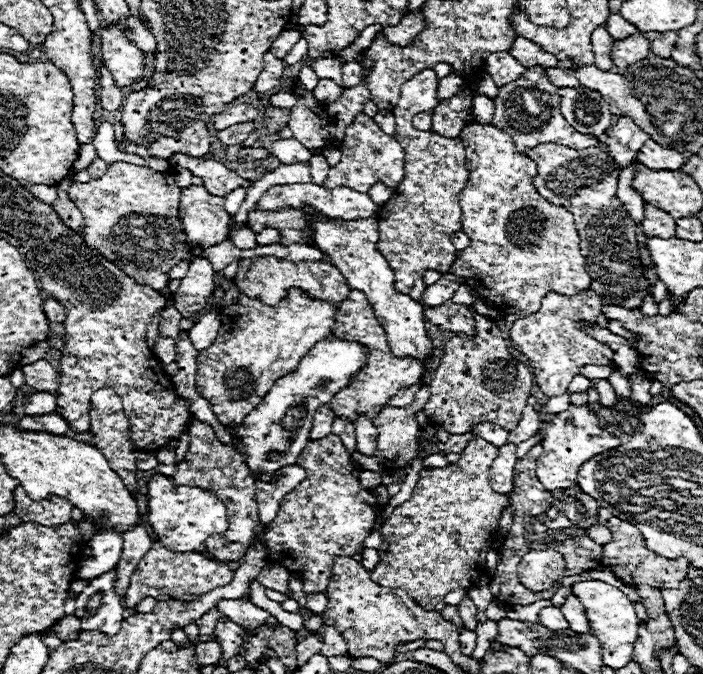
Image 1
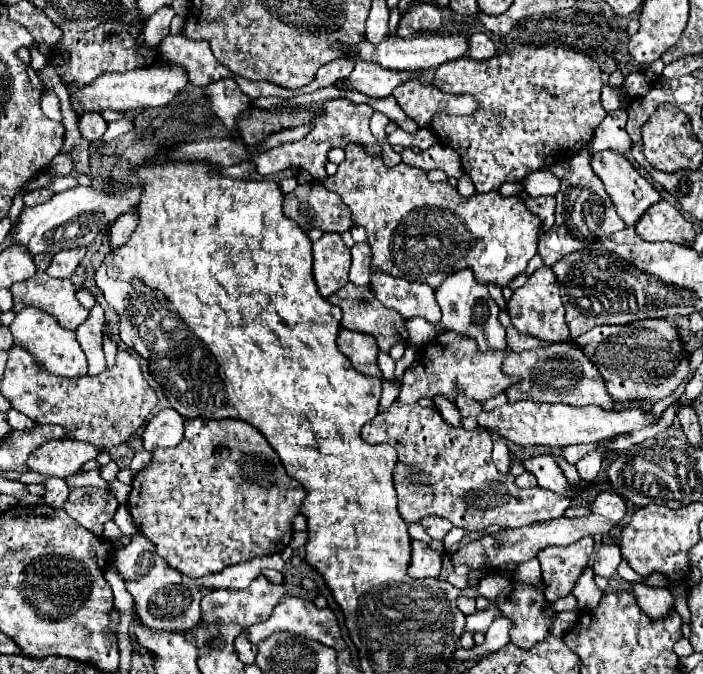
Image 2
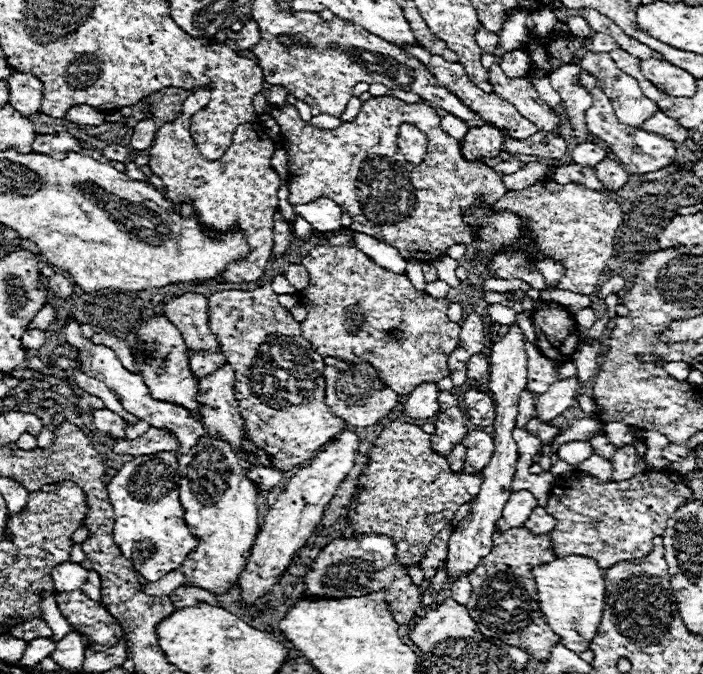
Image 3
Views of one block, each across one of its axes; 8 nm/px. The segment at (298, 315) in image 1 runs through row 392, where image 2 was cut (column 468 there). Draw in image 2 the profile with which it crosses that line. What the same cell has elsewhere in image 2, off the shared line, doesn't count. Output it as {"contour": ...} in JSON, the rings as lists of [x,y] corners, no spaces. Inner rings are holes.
{"contour":[[[356,144],[346,148],[346,160],[338,166],[338,172],[322,184],[342,198],[352,212],[354,224],[366,228],[368,244],[372,248],[372,268],[380,268],[392,276],[404,276],[406,280],[426,282],[436,288],[452,272],[458,272],[460,268],[472,268],[480,284],[494,282],[498,286],[508,286],[512,278],[526,270],[528,260],[536,254],[542,220],[528,212],[520,196],[488,192],[484,196],[474,194],[472,198],[462,198],[448,182],[428,182],[426,172],[408,168],[404,164],[386,168],[382,158],[372,160],[362,148],[356,148]]]}

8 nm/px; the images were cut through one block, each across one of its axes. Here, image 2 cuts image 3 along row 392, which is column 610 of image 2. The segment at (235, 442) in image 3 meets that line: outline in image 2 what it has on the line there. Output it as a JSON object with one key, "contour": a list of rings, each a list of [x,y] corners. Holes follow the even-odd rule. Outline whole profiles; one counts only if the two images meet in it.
{"contour":[[[582,148],[572,156],[570,174],[562,178],[560,192],[556,194],[556,222],[554,228],[546,230],[538,240],[538,254],[544,260],[546,266],[552,266],[556,260],[564,258],[566,254],[572,254],[576,250],[582,250],[596,240],[602,240],[618,230],[624,228],[622,218],[616,214],[616,208],[610,200],[610,196],[604,190],[604,184],[600,178],[592,172],[590,166],[590,152],[588,148]]]}

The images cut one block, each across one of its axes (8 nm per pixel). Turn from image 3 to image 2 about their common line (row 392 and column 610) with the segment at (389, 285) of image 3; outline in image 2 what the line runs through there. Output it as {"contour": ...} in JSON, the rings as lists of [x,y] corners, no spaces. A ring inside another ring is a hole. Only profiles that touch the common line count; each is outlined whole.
{"contour":[[[558,342],[550,344],[548,348],[536,348],[522,354],[510,352],[504,360],[504,370],[512,376],[518,376],[518,382],[508,388],[508,404],[518,400],[532,400],[532,402],[562,402],[572,406],[586,406],[594,404],[600,408],[616,408],[614,400],[608,396],[604,388],[604,380],[600,378],[598,370],[592,368],[584,352],[576,348],[572,342]]]}

